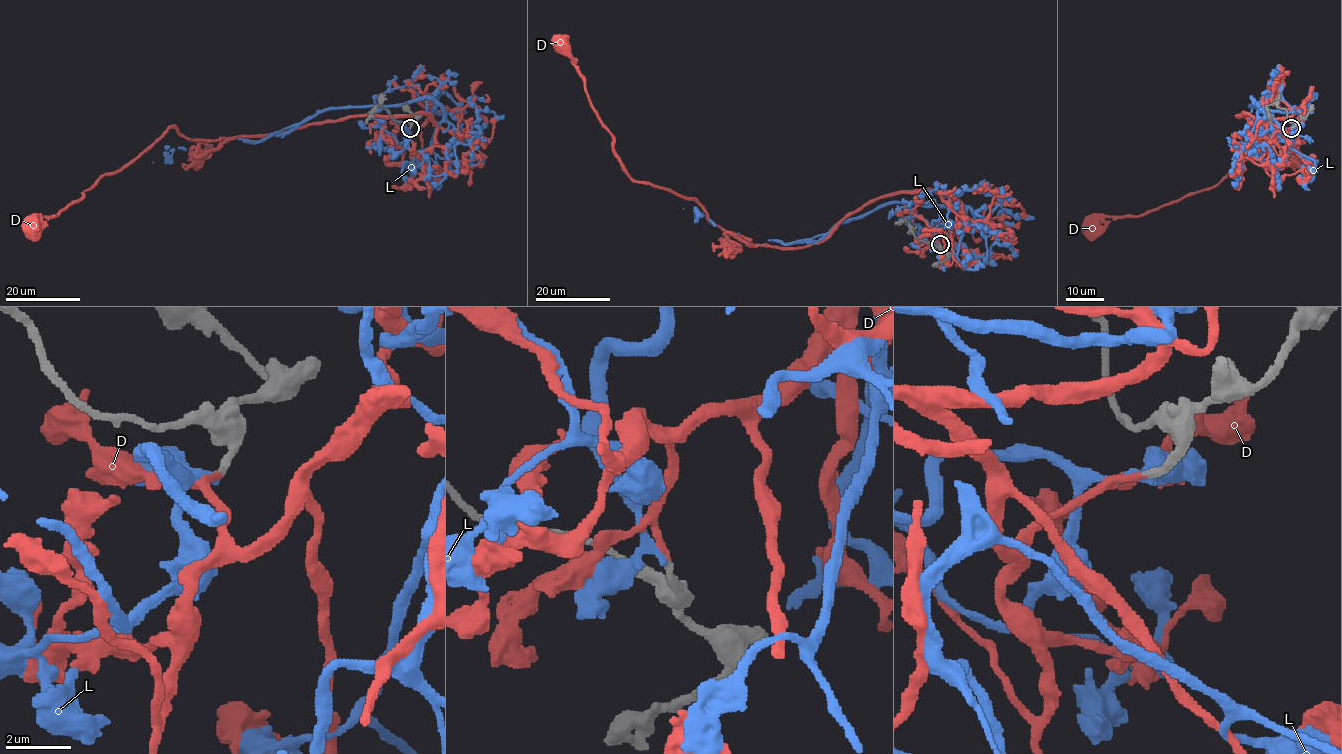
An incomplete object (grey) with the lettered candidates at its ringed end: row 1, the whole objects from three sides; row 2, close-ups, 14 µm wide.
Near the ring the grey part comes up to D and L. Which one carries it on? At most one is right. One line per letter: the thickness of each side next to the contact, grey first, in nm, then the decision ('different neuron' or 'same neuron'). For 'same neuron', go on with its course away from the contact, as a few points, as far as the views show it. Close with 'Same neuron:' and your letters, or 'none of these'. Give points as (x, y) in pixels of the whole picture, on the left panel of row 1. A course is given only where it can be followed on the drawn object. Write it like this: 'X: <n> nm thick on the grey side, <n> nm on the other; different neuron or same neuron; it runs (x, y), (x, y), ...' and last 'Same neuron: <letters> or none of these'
D: 240 nm thick on the grey side, 200 nm on the other; same neuron; it runs (410, 128), (413, 136), (429, 117), (352, 115), (213, 140), (190, 140), (174, 128), (32, 227)
L: 240 nm thick on the grey side, 170 nm on the other; different neuron
Same neuron: D

